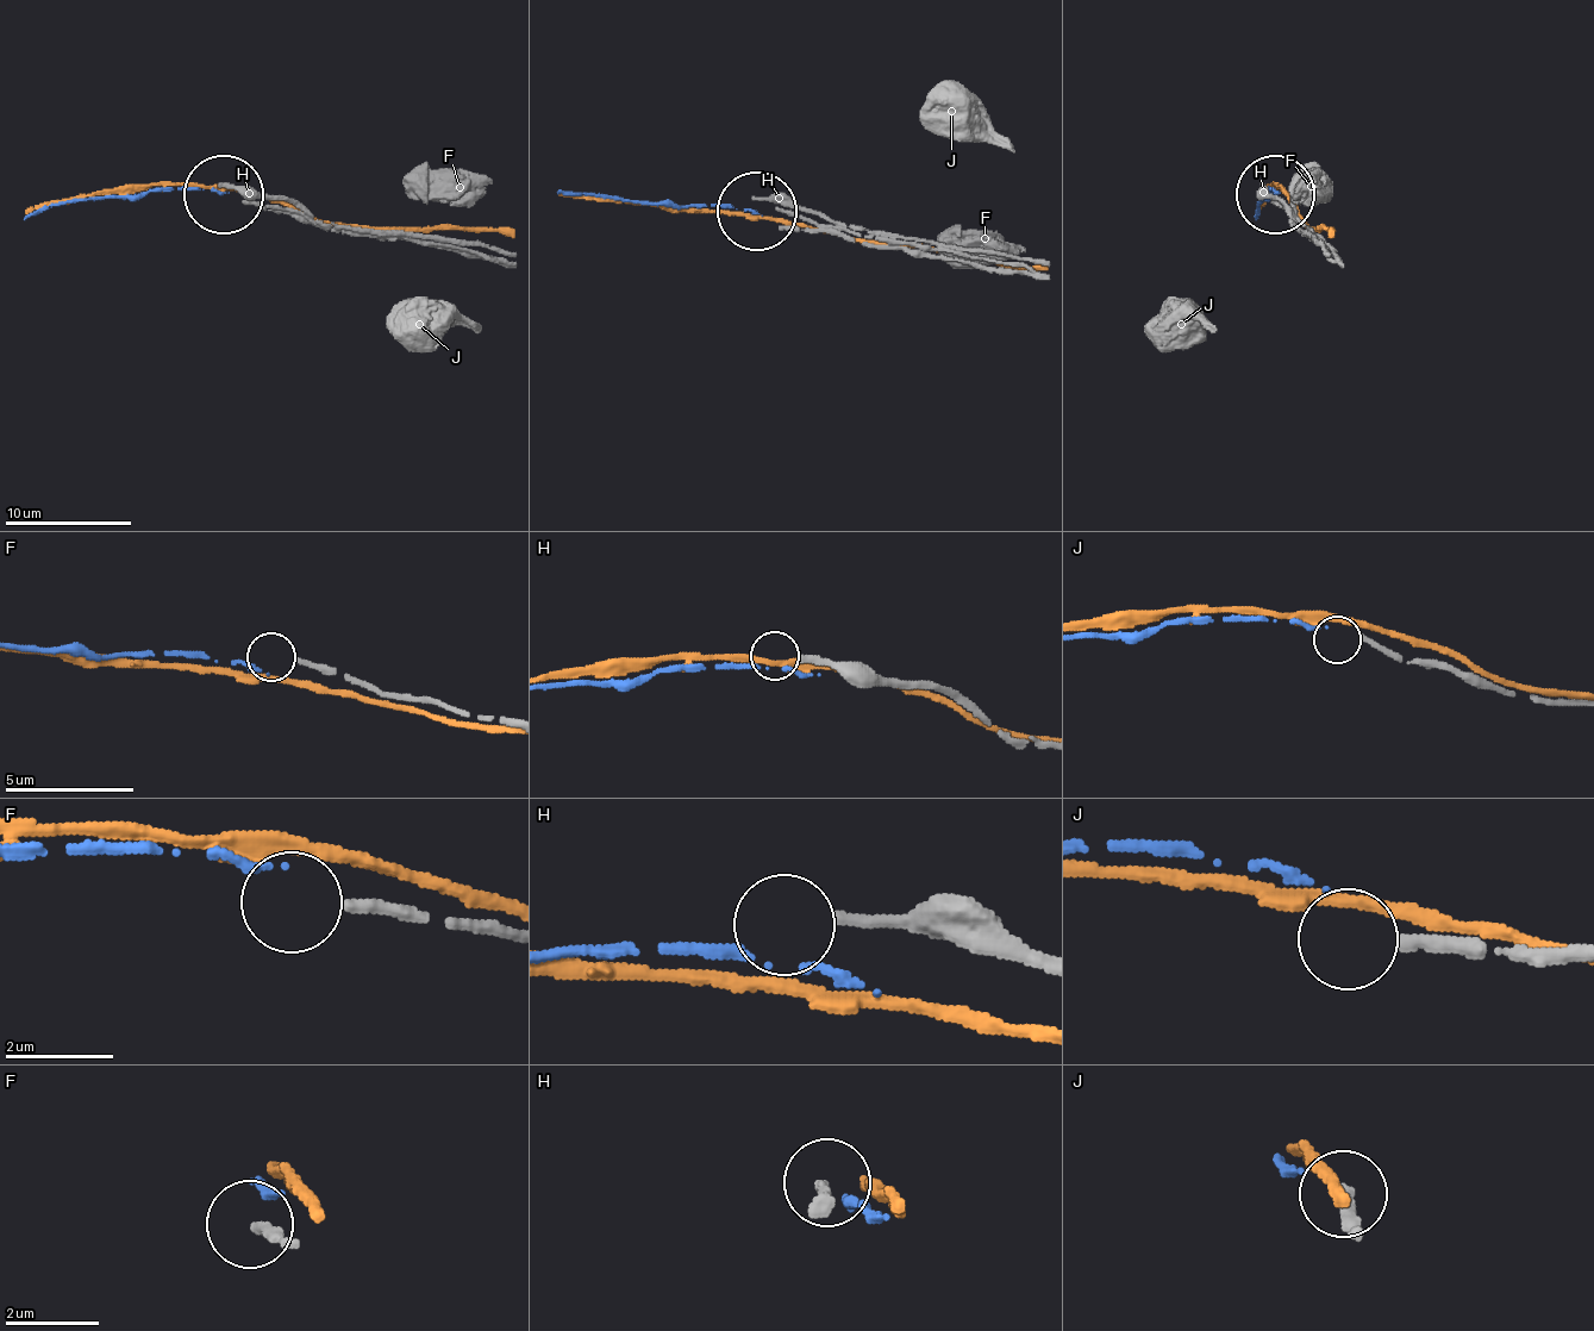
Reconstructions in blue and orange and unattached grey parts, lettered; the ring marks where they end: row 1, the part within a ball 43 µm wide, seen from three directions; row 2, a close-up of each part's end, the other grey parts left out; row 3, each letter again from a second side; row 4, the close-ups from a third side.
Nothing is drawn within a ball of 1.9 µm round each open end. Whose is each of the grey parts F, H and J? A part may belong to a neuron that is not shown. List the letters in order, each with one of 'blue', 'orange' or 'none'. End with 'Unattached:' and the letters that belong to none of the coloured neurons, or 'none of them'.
F: none
H: none
J: none
Unattached: F, H, J

